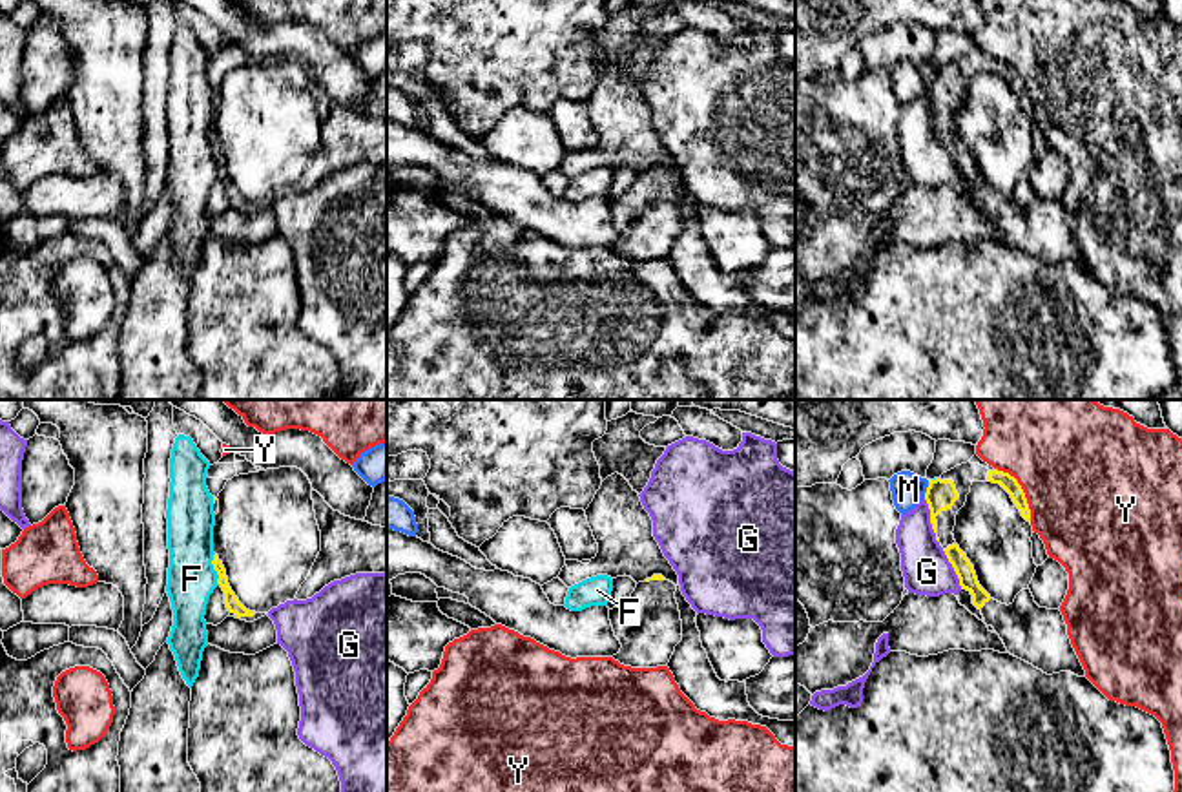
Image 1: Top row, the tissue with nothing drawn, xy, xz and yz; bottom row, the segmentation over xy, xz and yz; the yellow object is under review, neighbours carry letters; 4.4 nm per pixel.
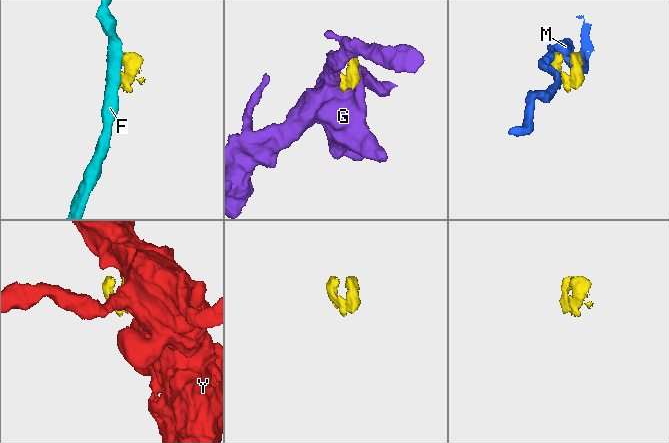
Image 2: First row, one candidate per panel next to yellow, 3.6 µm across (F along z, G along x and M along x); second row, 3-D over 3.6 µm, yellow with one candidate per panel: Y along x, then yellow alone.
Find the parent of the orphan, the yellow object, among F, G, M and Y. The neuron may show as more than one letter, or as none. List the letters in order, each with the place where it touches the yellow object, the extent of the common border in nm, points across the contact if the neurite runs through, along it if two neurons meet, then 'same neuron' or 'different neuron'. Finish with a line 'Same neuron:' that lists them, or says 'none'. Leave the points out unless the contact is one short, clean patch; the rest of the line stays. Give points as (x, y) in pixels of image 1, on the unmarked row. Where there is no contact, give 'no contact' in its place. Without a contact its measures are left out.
F: xy (214, 159) | 150 nm | different neuron
G: yz (931, 114) | 220 nm | different neuron
M: yz (927, 81) | 80 nm | along yz (929, 72), (923, 88) | different neuron
Y: yz (1022, 81) | 280 nm | different neuron
Same neuron: none

